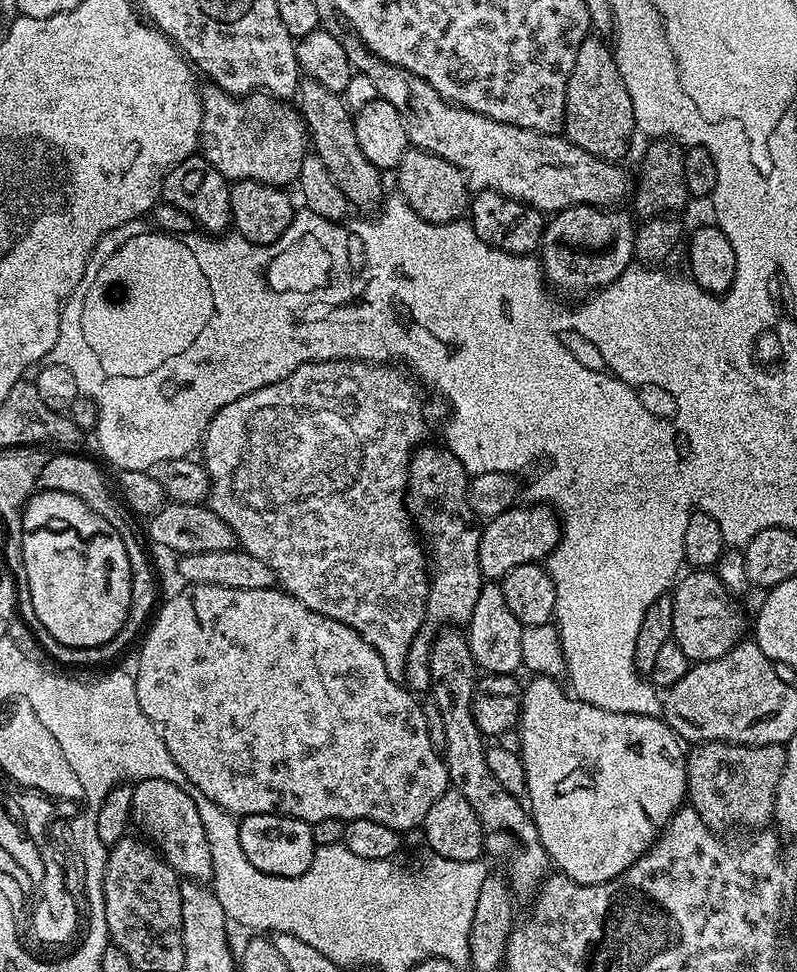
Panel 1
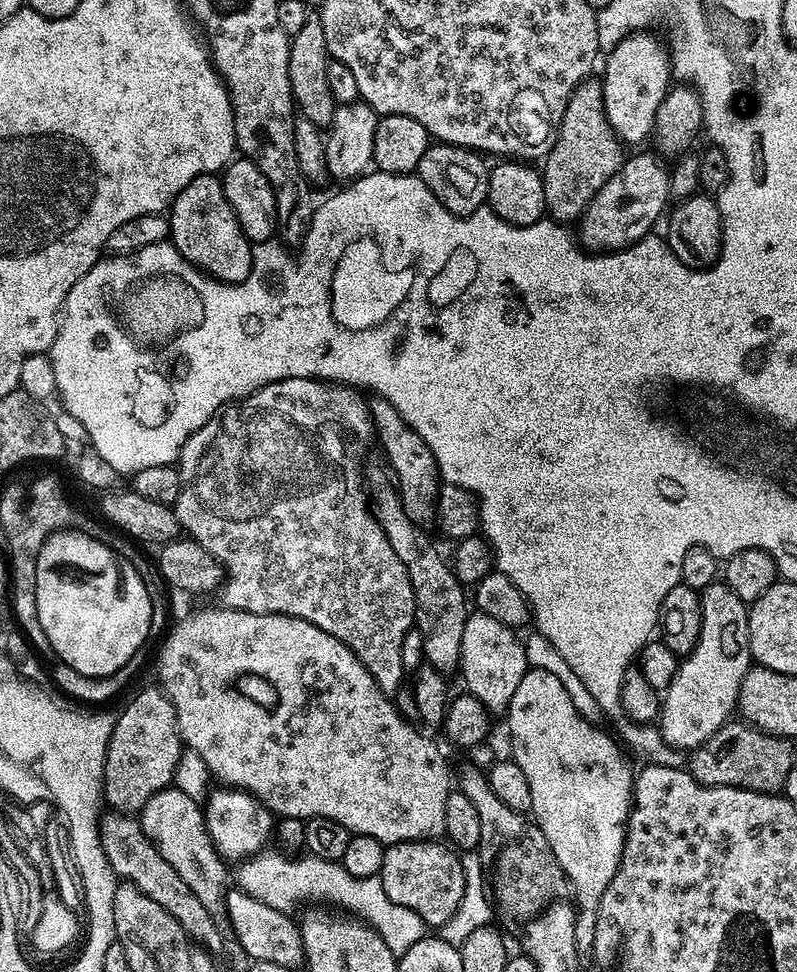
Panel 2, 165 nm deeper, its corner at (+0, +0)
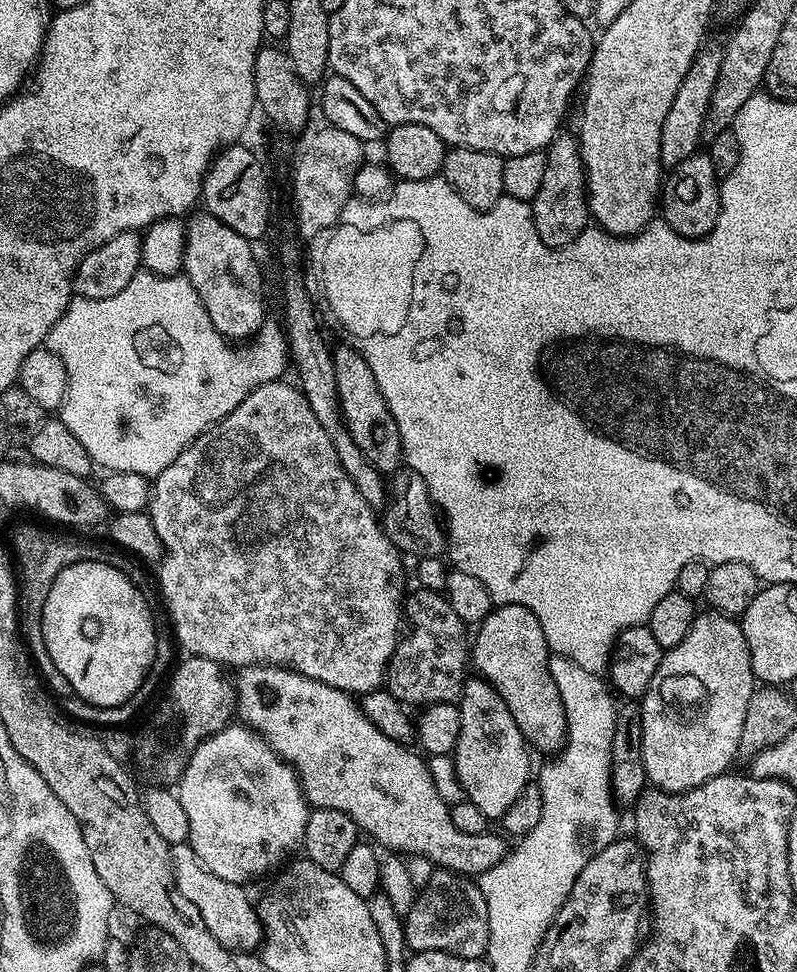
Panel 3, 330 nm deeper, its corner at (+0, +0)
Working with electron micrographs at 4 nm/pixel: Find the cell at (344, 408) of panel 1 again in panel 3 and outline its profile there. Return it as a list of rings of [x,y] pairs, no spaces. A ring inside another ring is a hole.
[[[277,378],[258,386],[238,407],[230,410],[226,418],[200,433],[187,448],[181,450],[170,466],[166,466],[166,470],[154,478],[146,511],[164,546],[164,554],[158,564],[158,588],[170,617],[175,643],[179,647],[181,644],[187,655],[217,660],[221,666],[233,664],[236,668],[247,669],[249,665],[290,668],[306,678],[326,682],[326,686],[334,686],[343,692],[374,692],[385,683],[388,663],[402,635],[402,592],[400,596],[400,588],[396,585],[402,556],[385,534],[377,513],[368,505],[366,498],[358,494],[354,482],[350,482],[342,462],[338,462],[338,454],[326,430],[322,430],[318,418],[314,418],[314,410],[310,410],[303,392],[295,383],[284,382]]]

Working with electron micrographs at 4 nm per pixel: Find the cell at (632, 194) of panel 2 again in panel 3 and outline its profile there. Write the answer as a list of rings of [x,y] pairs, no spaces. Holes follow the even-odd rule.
[[[708,46],[701,47],[694,58],[690,70],[686,70],[686,78],[682,78],[682,86],[678,86],[678,94],[674,102],[670,102],[670,110],[666,114],[666,122],[662,122],[662,138],[660,139],[660,163],[664,166],[675,166],[686,158],[697,155],[702,144],[706,110],[710,110],[710,94],[714,94],[714,84],[718,82],[721,53],[711,52]]]

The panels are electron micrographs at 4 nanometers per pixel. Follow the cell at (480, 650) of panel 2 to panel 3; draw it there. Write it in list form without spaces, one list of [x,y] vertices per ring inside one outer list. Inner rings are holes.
[[[483,678],[465,679],[464,692],[458,701],[462,726],[454,759],[463,795],[490,821],[499,821],[510,810],[514,798],[530,783],[534,766],[528,761],[530,745],[525,740],[514,714],[502,702],[496,687]]]

